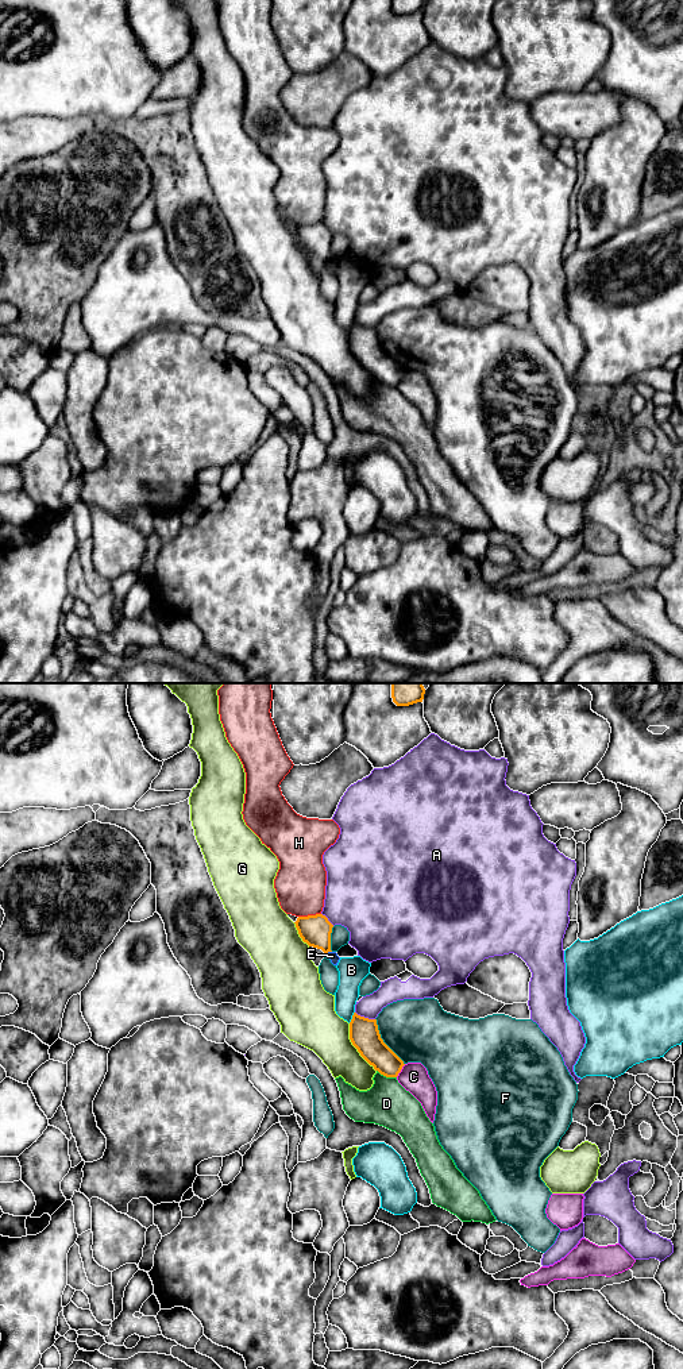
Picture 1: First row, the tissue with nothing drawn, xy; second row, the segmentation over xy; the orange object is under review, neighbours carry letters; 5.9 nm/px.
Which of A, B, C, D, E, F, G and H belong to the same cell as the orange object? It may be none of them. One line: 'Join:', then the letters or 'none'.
Join: none

